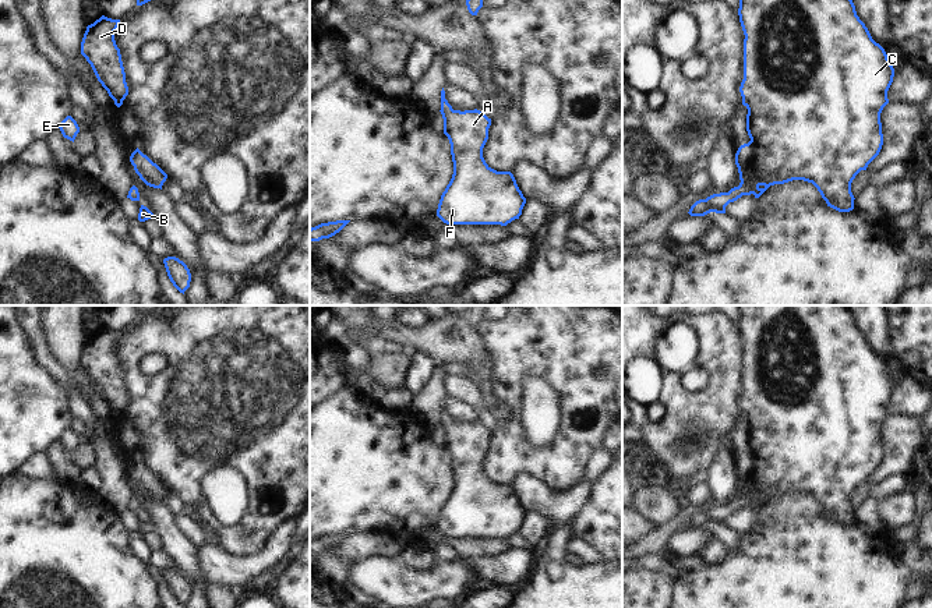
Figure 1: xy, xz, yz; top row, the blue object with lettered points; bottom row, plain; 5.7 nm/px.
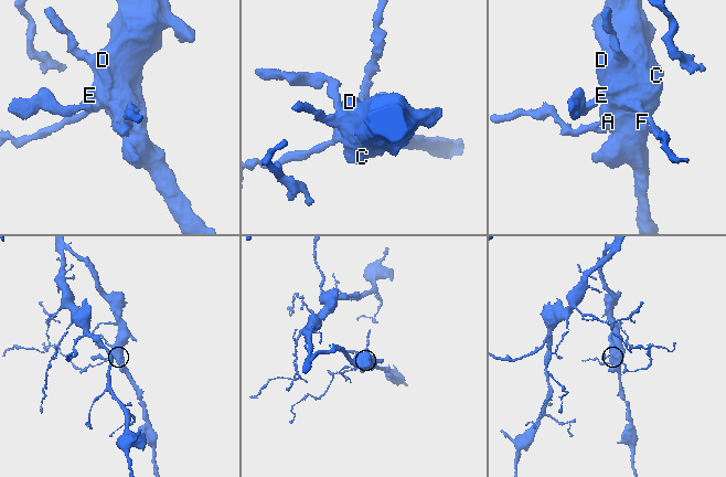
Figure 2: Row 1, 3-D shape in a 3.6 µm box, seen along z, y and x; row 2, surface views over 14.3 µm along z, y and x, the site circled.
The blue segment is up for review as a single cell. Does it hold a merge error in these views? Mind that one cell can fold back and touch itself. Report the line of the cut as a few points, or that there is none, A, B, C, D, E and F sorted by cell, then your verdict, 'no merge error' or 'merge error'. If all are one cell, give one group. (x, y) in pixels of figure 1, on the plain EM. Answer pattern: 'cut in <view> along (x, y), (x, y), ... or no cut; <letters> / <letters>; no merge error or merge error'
no cut; A B C D E F; no merge error

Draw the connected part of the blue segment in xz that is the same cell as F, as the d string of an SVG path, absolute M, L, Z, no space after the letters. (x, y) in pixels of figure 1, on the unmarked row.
M441 403L441 427L444 431L444 446L451 456L453 487L441 508L437 529L446 537L501 537L506 538L519 531L526 510L519 502L511 484L491 481L484 470L483 460L488 452L491 431L480 423L453 423Z

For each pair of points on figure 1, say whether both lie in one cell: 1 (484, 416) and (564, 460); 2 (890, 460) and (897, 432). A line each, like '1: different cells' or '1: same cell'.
1: different cells
2: same cell

